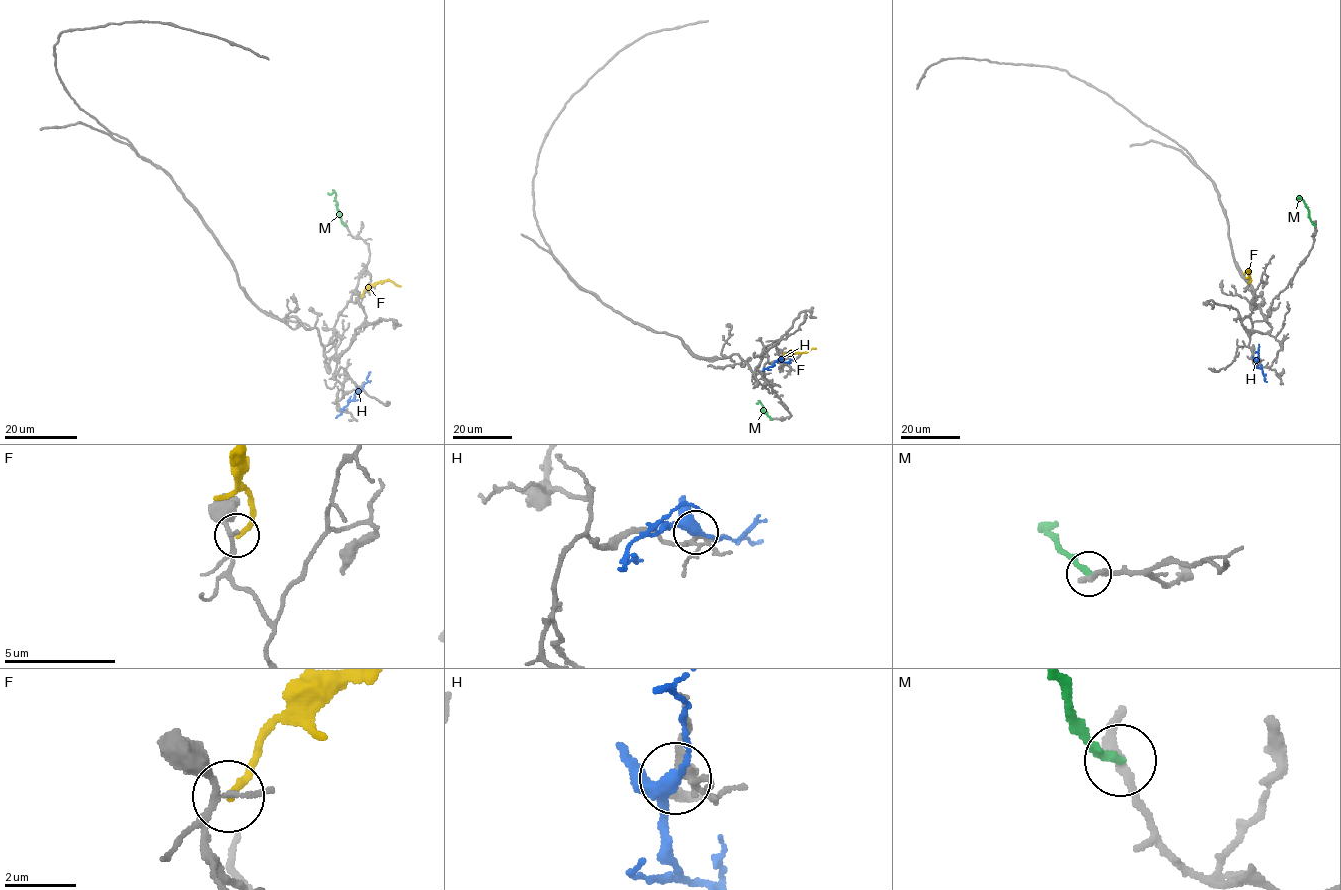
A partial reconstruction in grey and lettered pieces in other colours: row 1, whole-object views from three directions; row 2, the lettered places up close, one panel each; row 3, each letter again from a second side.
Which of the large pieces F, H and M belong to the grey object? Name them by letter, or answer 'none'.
none

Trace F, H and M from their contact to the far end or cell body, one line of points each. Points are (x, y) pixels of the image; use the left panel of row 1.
F: (360, 297), (368, 288), (380, 282), (389, 280), (400, 286)
H: (360, 390), (335, 418)
M: (346, 226), (339, 215), (335, 193), (328, 192)

